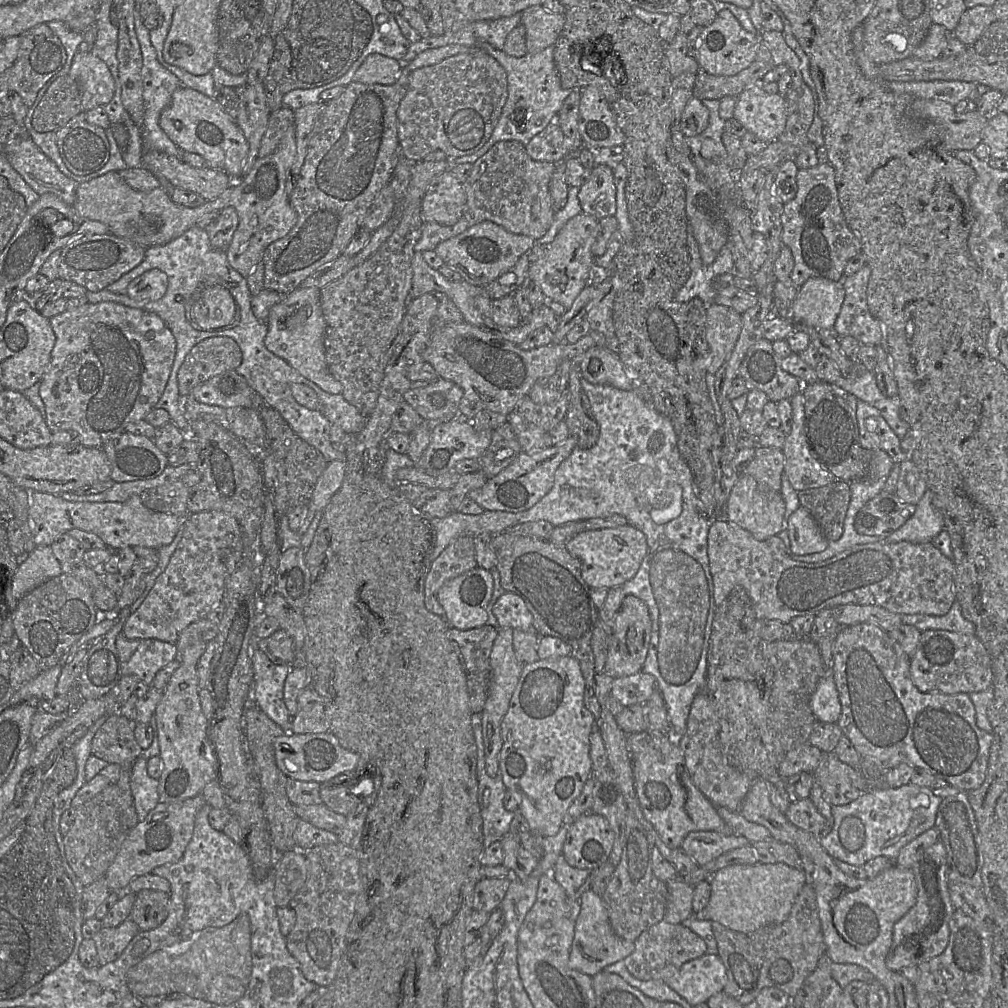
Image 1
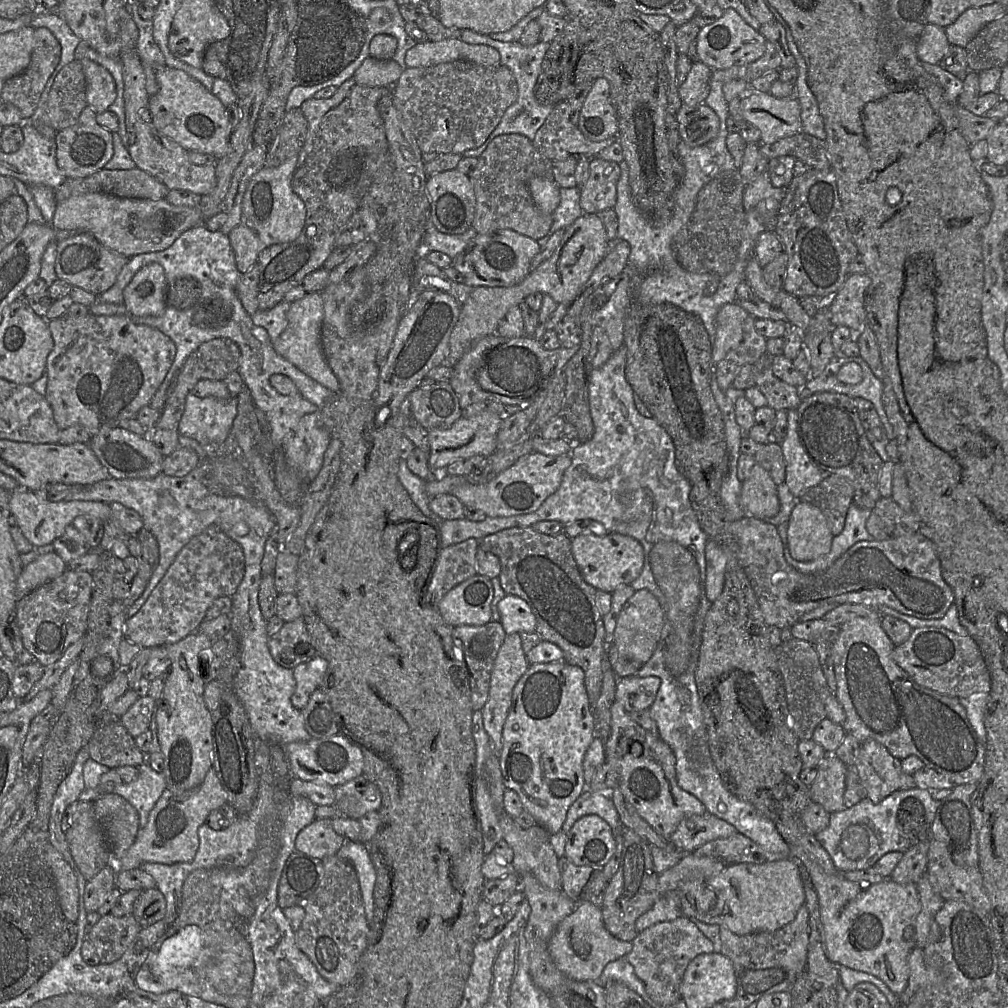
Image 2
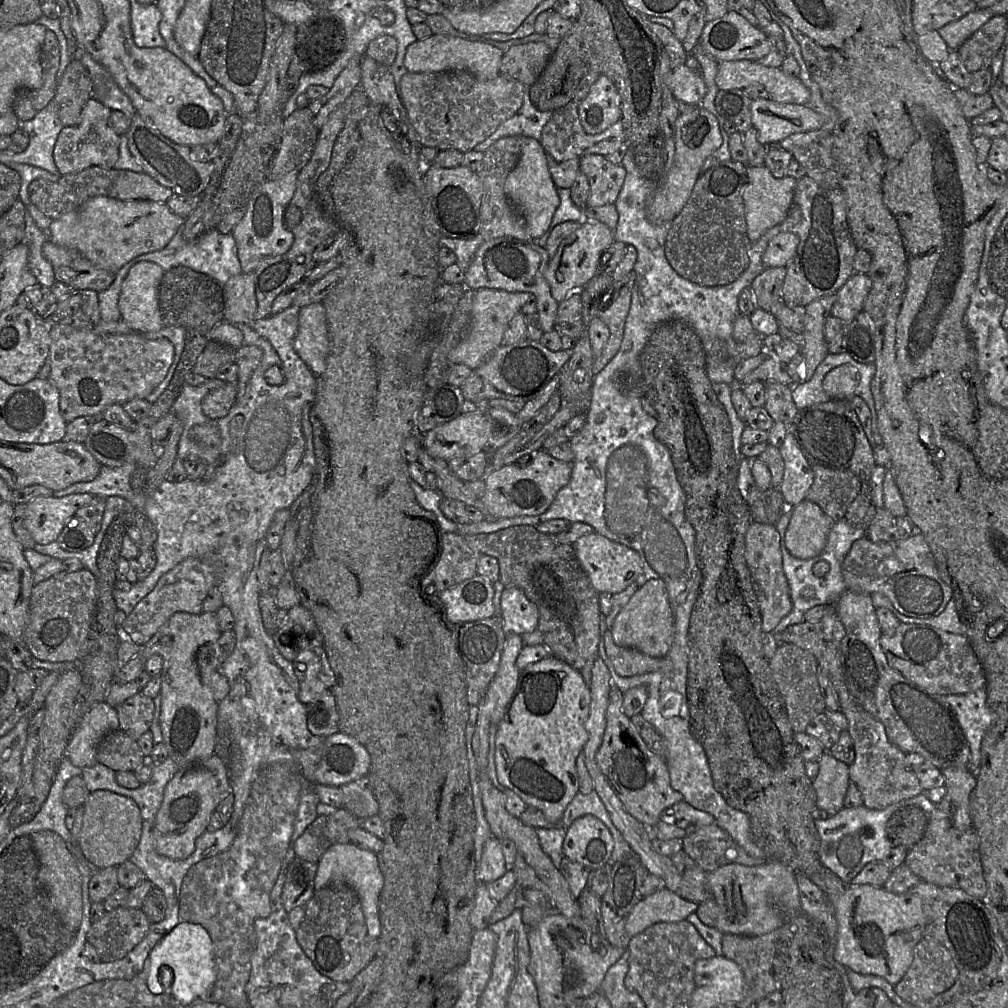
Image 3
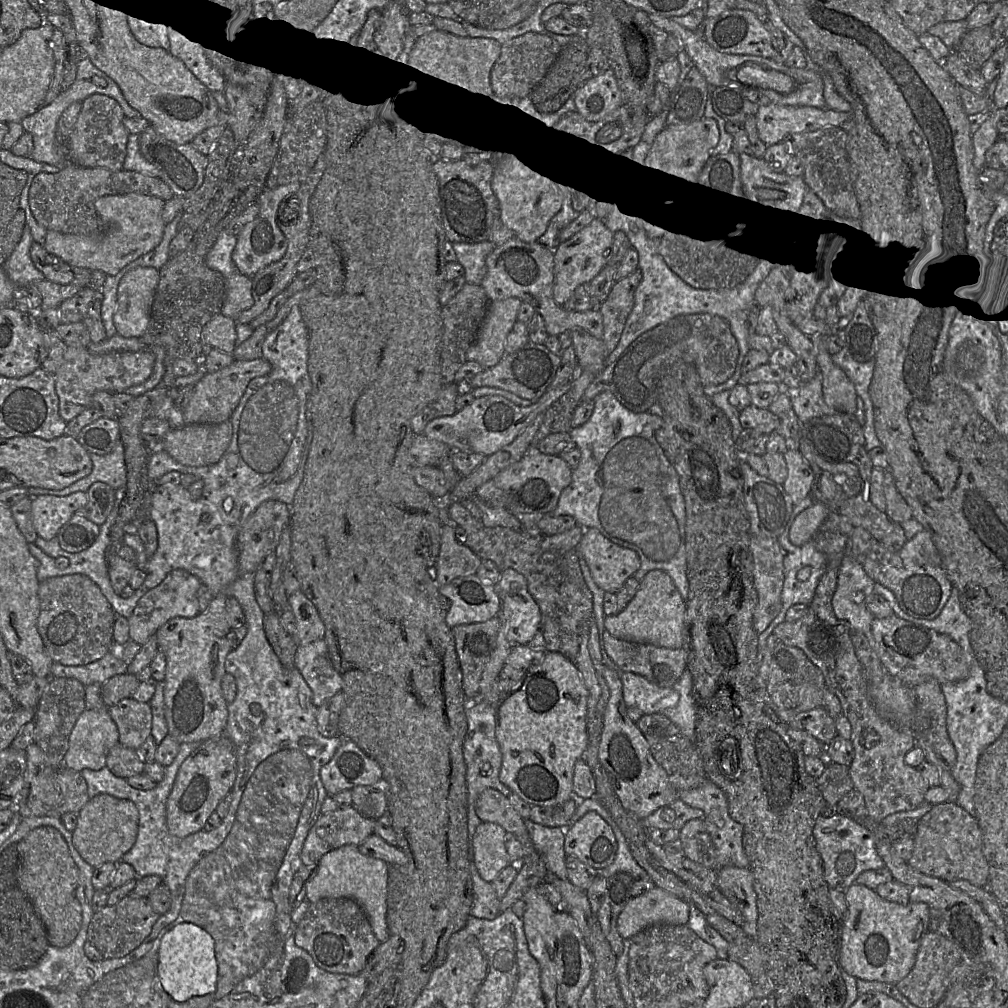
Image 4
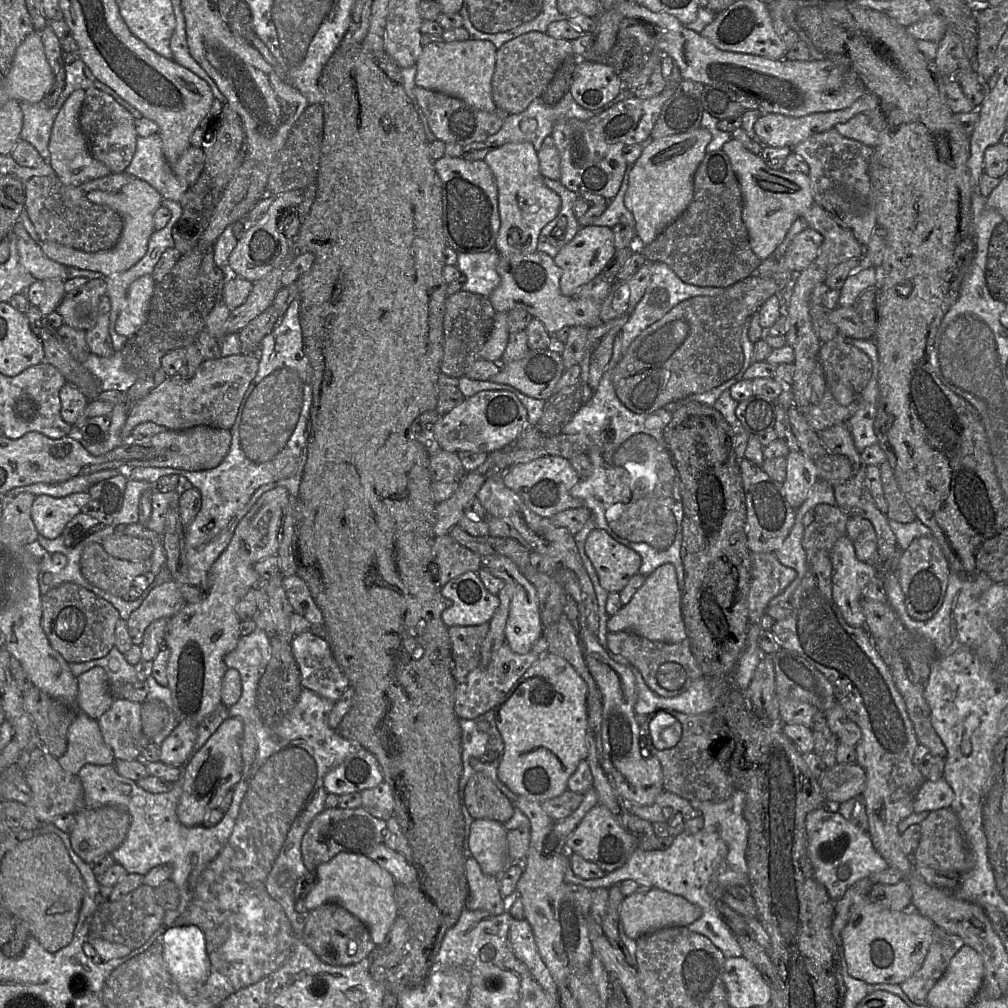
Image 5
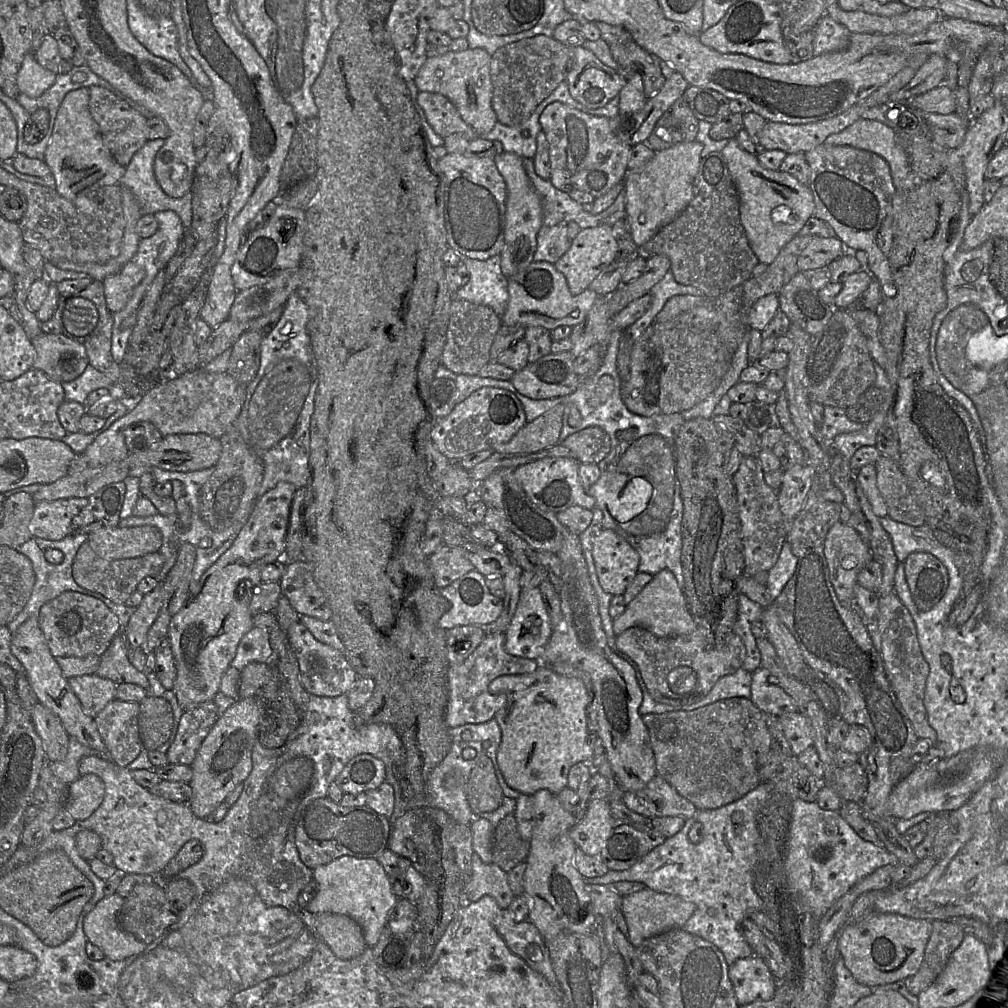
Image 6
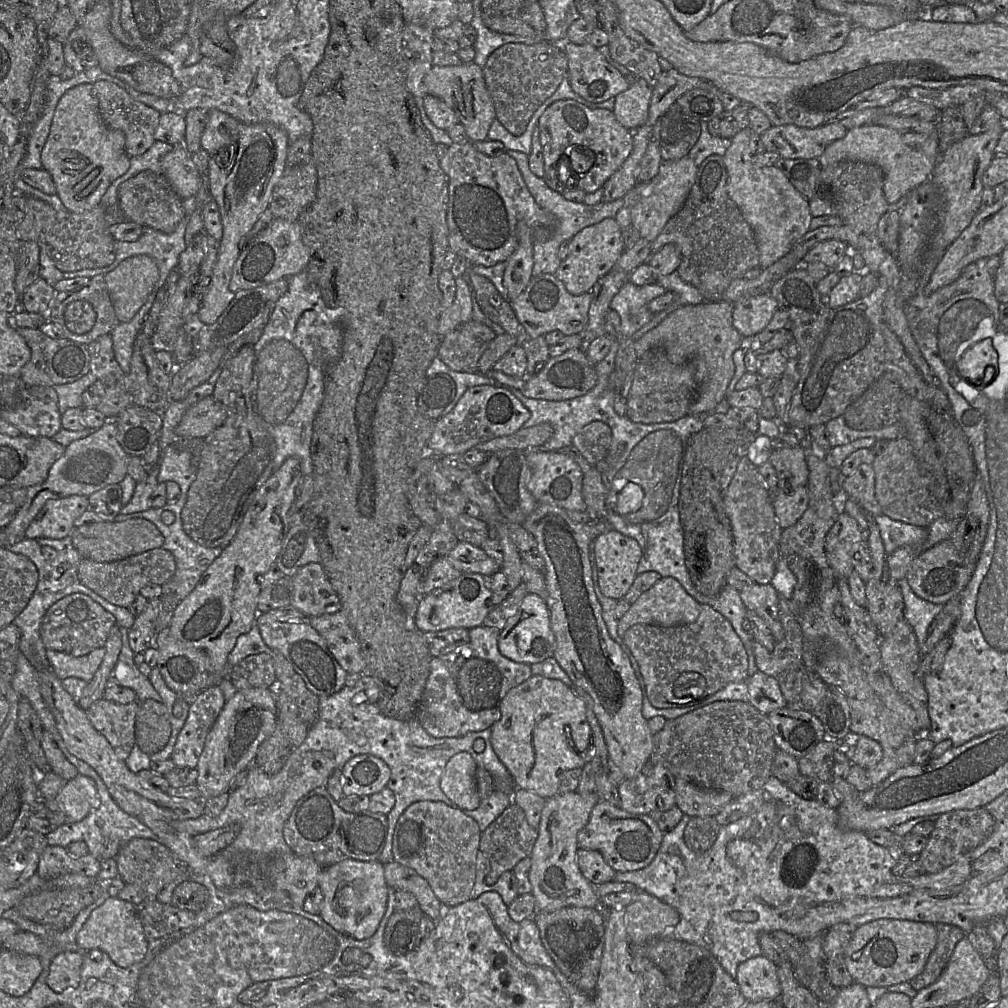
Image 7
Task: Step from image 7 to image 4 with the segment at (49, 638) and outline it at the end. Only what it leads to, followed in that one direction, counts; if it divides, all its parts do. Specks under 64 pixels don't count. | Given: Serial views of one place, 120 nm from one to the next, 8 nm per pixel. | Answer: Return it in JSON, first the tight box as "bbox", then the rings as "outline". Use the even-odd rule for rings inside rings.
{"bbox":[37,574,116,665],"outline":[[[83,574],[51,577],[39,582],[37,629],[54,662],[85,665],[104,657],[113,648],[116,613],[100,588]]]}

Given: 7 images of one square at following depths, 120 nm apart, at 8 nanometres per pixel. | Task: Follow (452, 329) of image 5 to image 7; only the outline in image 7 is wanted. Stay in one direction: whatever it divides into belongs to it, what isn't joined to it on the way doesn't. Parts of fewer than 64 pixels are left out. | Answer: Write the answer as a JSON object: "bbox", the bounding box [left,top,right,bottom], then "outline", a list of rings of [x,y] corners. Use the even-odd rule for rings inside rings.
{"bbox":[438,319,496,373],"outline":[[[472,319],[443,337],[438,356],[454,371],[476,373],[481,356],[496,336],[490,327]]]}

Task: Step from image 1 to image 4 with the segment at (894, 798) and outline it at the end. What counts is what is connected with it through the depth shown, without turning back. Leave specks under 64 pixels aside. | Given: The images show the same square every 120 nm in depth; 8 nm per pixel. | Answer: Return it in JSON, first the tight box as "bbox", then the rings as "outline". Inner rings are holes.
{"bbox":[813,802,933,889],"outline":[[[924,802],[914,810],[901,811],[885,817],[880,823],[874,822],[869,817],[855,820],[843,813],[840,809],[831,817],[819,816],[816,819],[813,835],[816,841],[816,848],[823,861],[824,879],[830,888],[847,889],[857,877],[864,871],[876,870],[885,867],[883,859],[879,856],[876,848],[876,829],[879,824],[893,826],[906,819],[920,820],[933,805]]]}

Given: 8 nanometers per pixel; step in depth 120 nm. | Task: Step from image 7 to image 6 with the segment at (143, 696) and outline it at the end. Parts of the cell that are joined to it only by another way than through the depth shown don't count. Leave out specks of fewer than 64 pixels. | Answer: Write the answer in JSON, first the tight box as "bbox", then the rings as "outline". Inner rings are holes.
{"bbox":[95,629,149,691],"outline":[[[121,629],[112,643],[100,656],[100,664],[95,673],[102,678],[108,678],[116,684],[134,683],[146,691],[149,689],[147,676],[137,670],[128,659],[128,643]]]}

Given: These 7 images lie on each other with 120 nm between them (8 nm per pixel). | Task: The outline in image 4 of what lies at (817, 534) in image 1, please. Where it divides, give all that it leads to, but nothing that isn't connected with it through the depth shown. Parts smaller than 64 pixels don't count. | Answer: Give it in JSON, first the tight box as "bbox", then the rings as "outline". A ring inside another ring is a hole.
{"bbox":[789,502,830,546],"outline":[[[815,502],[797,515],[789,531],[790,542],[802,546],[813,540],[830,510],[822,503]]]}

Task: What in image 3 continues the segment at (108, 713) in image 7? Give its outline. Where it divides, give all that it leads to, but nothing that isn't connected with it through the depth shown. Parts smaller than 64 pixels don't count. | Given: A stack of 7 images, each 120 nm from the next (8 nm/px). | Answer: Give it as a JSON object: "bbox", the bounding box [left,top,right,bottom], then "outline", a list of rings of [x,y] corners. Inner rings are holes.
{"bbox":[116,692,155,740],"outline":[[[141,692],[128,698],[116,707],[120,729],[133,740],[150,730],[154,718],[155,704],[153,699]]]}

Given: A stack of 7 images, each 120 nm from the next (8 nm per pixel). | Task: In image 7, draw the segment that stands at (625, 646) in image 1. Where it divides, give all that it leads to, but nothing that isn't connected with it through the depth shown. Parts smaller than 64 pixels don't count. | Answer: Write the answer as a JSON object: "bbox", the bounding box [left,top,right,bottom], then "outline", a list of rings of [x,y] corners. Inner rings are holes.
{"bbox":[618,577,700,638],"outline":[[[662,577],[630,606],[618,621],[618,635],[623,638],[626,631],[636,624],[672,627],[691,624],[700,614],[700,604],[690,596],[675,578]]]}

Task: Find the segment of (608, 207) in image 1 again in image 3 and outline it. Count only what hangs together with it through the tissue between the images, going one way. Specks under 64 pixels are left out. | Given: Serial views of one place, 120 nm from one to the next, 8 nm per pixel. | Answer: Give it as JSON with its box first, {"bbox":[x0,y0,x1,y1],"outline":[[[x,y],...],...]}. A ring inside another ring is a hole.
{"bbox":[579,154,626,207],"outline":[[[600,154],[584,155],[579,163],[579,169],[587,176],[590,185],[587,207],[614,204],[626,176],[622,164],[613,164]]]}

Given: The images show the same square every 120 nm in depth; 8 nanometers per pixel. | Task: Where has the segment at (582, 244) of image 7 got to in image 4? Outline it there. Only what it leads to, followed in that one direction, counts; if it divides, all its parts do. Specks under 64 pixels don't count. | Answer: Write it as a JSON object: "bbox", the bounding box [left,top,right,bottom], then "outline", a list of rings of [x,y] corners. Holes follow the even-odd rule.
{"bbox":[553,219,614,305],"outline":[[[593,219],[582,230],[571,238],[558,244],[554,250],[554,285],[553,297],[558,305],[563,305],[573,294],[576,288],[582,284],[589,283],[596,277],[608,262],[608,254],[612,251],[614,233],[602,220]]]}

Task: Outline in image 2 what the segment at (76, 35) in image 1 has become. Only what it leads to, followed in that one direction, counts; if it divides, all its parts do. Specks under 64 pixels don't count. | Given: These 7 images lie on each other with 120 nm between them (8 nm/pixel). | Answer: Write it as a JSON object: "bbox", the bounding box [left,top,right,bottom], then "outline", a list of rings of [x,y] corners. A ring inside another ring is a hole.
{"bbox":[31,12,82,93],"outline":[[[56,12],[36,14],[31,21],[31,26],[33,28],[48,28],[60,42],[62,47],[61,60],[53,74],[48,79],[43,90],[43,93],[49,93],[59,72],[66,65],[76,60],[75,50],[82,40],[74,34],[67,22]]]}

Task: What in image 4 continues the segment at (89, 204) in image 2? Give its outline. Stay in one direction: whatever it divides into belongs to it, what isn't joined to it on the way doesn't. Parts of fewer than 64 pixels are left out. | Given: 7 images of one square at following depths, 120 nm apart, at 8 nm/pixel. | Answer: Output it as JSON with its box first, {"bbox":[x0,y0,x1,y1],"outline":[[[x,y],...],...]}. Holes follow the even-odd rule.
{"bbox":[43,193,166,276],"outline":[[[138,193],[99,197],[94,206],[108,227],[103,235],[89,237],[49,230],[43,247],[72,266],[99,270],[106,276],[116,275],[126,265],[160,244],[166,225],[162,219],[164,204],[165,201],[159,197]]]}

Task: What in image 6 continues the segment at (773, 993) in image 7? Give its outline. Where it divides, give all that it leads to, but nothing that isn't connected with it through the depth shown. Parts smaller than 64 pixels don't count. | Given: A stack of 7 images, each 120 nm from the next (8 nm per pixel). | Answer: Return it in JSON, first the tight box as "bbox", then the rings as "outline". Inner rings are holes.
{"bbox":[728,955,778,1006],"outline":[[[757,955],[736,960],[729,966],[728,975],[739,1006],[755,1001],[769,1001],[778,987],[778,981],[767,963]]]}

